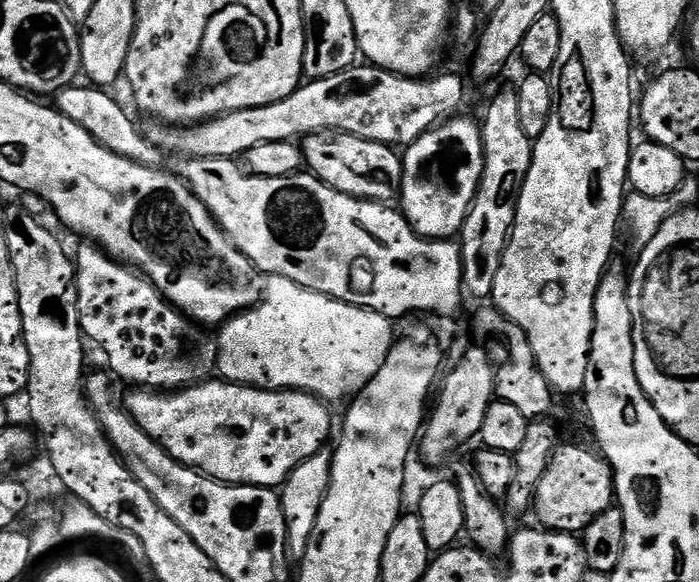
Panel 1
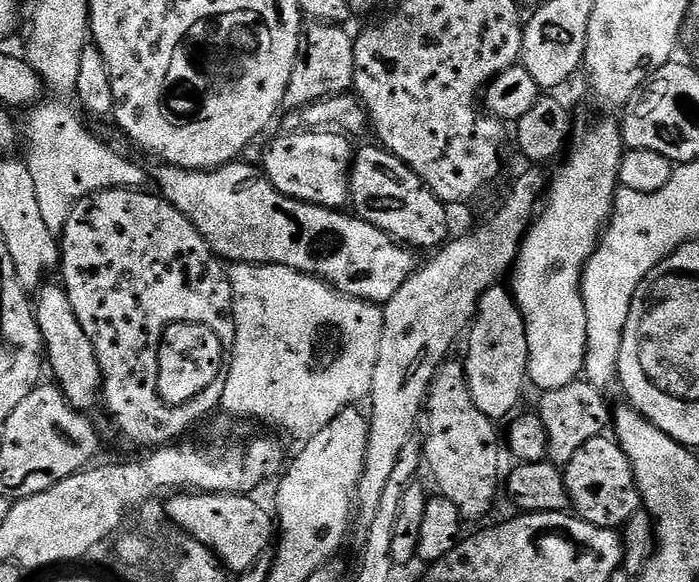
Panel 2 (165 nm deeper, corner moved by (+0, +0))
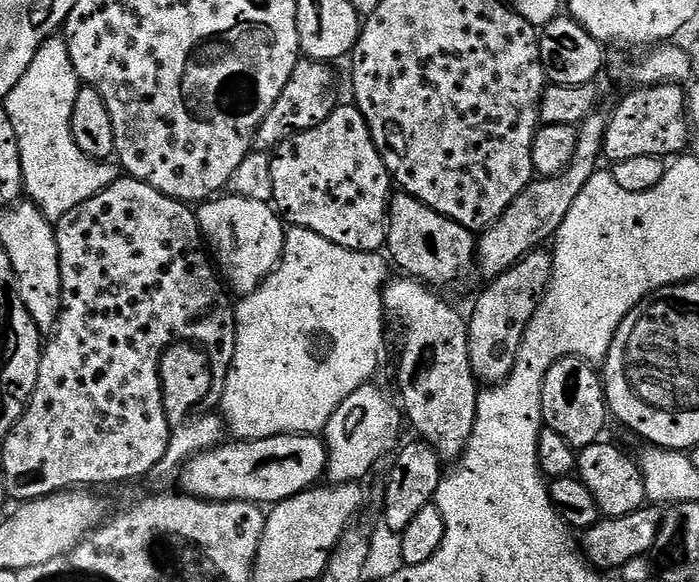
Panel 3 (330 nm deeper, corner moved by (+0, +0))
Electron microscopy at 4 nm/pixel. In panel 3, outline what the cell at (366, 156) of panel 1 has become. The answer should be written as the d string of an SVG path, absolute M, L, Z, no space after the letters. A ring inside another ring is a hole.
M407 194L392 197L388 214L387 255L391 263L401 268L403 275L415 278L429 285L452 284L460 280L468 271L473 271L476 259L477 237L466 226L430 210L418 198Z

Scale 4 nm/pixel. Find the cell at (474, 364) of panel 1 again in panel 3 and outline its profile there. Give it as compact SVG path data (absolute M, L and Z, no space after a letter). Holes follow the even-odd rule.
M548 250L528 252L517 264L506 269L501 276L496 277L487 285L488 289L476 300L472 308L472 316L468 321L468 345L470 346L470 362L472 372L480 382L499 382L514 370L514 362L518 358L518 350L522 346L522 338L526 334L526 326L530 318L536 313L548 283L552 277L552 253Z

